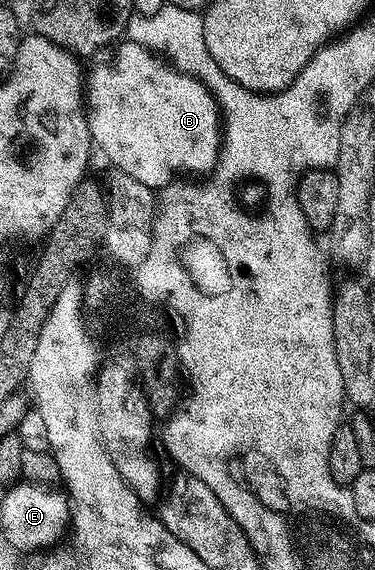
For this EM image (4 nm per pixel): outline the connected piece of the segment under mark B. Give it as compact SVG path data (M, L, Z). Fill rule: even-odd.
M128 40L118 41L112 48L92 55L91 62L93 67L90 70L88 67L87 77L83 82L83 102L87 107L89 136L92 145L96 149L98 146L105 153L112 169L127 172L127 176L135 176L139 184L164 188L176 179L173 177L177 170L187 166L209 168L216 163L219 141L223 136L219 111L213 94L198 78L173 69L154 51Z

